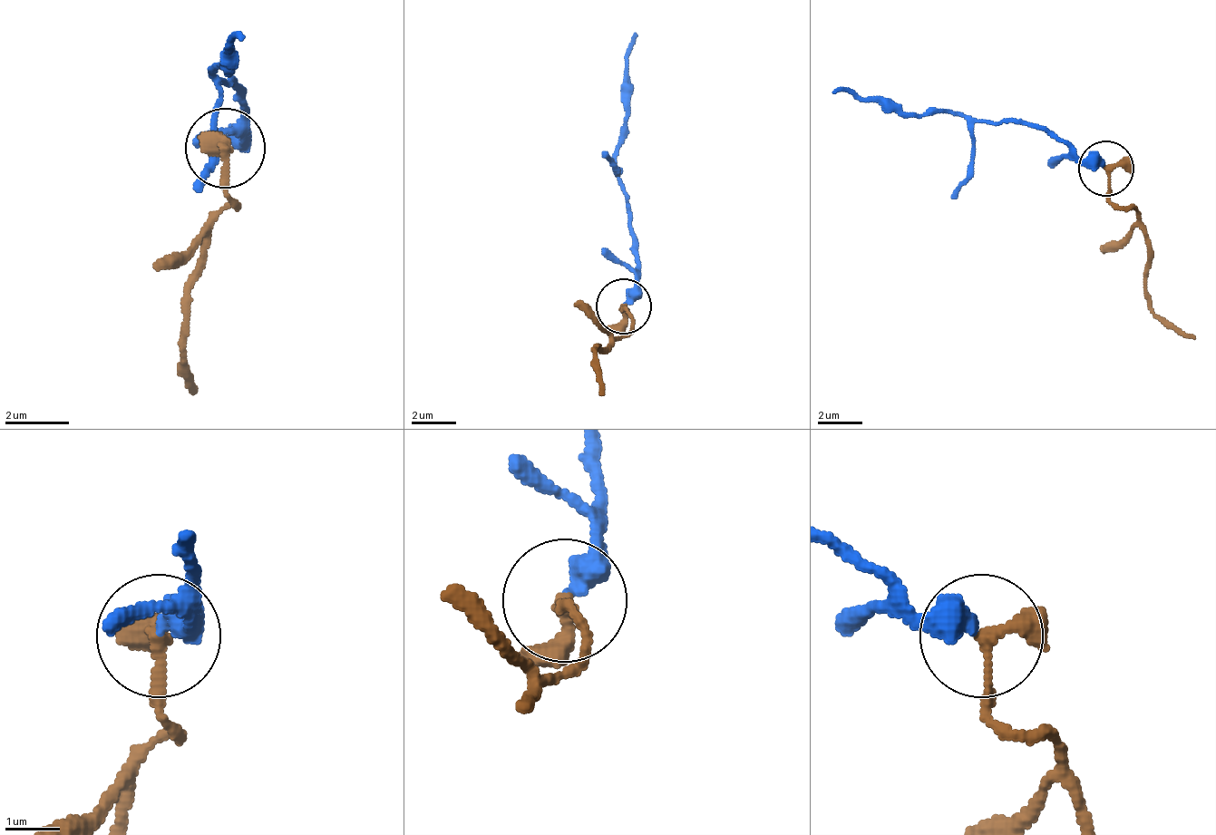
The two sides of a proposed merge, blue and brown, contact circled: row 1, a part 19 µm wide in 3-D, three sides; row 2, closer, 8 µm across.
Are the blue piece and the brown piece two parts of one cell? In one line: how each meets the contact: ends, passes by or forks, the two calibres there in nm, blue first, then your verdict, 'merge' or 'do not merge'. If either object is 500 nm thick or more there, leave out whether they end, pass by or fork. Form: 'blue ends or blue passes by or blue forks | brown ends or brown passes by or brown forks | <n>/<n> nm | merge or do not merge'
blue ends | brown passes by | 440/240 nm | do not merge

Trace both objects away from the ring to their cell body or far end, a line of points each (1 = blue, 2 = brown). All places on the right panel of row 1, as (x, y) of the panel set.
1: (1104, 169), (1077, 158), (1033, 125), (960, 114), (899, 114), (844, 92), (833, 92)
2: (1104, 169), (1110, 197), (1122, 208), (1138, 214), (1149, 247), (1143, 296), (1193, 341)

